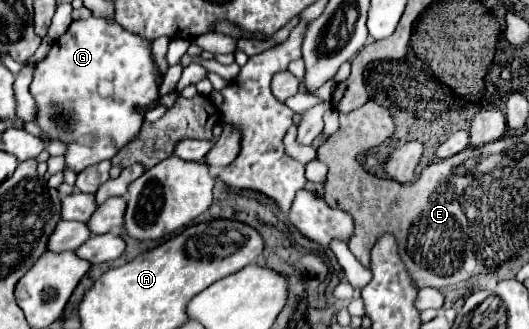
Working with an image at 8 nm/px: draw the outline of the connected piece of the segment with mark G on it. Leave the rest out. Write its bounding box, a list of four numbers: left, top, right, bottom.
[30,16,162,174]

